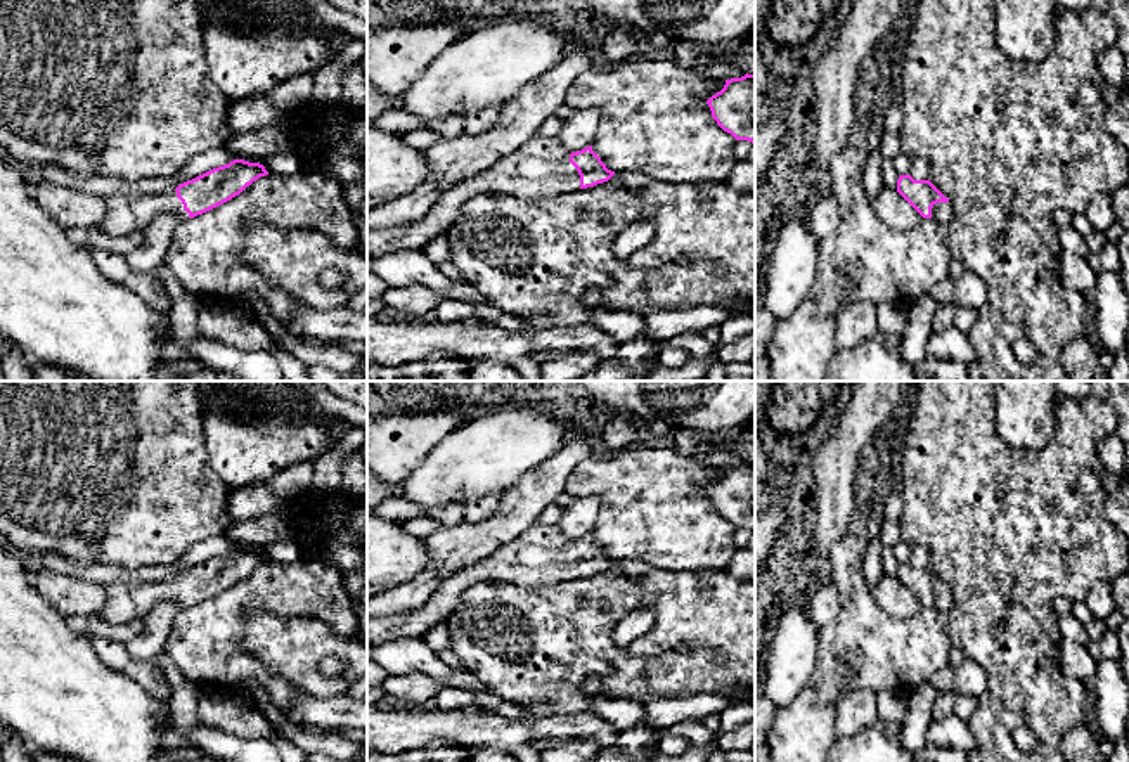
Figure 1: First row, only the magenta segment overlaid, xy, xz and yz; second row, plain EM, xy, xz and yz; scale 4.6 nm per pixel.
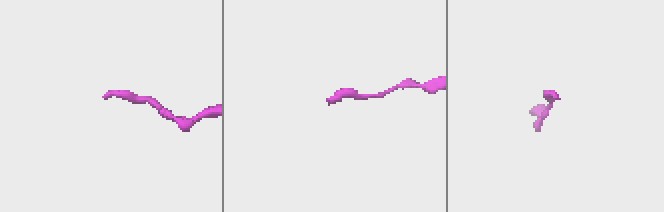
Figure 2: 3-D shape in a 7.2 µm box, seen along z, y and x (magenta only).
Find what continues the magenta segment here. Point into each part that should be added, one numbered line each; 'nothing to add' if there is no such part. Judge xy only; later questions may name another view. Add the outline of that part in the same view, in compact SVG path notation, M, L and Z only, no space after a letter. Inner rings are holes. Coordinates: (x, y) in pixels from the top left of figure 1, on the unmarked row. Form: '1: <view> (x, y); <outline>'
1: xy (123, 603); M177 578L147 584L106 584L106 603L94 615L109 623L144 620L159 604L189 606Z

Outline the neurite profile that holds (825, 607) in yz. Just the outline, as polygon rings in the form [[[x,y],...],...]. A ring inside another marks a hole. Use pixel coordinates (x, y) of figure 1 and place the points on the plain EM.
[[[836,585],[817,591],[807,604],[810,620],[817,629],[831,625],[840,617],[840,594]]]

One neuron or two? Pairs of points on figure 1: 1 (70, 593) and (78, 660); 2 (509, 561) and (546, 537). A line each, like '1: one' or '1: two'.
1: two
2: one

